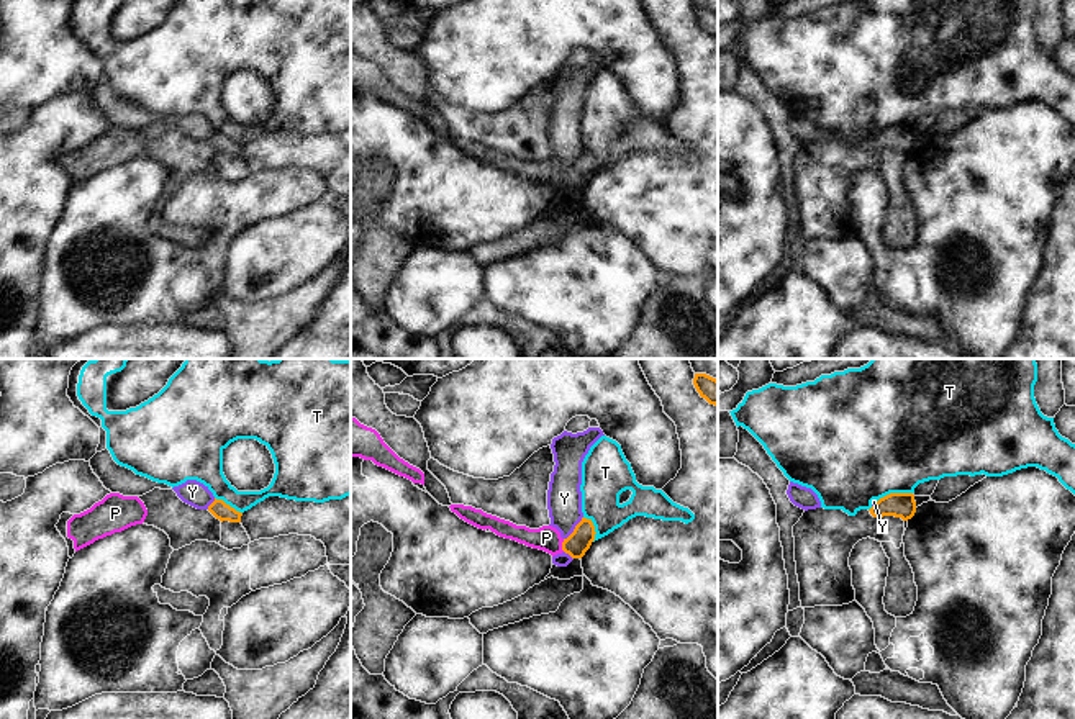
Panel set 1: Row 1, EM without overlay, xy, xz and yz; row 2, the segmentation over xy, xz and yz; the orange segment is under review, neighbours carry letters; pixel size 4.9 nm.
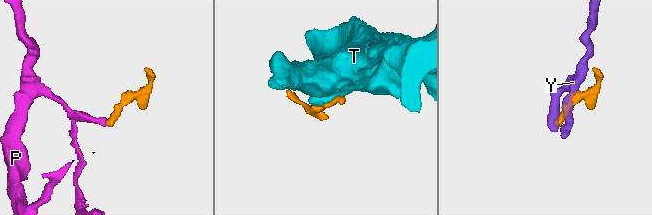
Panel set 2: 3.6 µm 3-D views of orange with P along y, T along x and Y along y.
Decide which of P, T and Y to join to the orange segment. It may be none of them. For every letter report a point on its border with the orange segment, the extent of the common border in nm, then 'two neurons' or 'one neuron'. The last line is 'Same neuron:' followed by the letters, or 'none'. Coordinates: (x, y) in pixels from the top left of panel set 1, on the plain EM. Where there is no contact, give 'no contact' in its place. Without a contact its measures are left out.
P: xz (562, 179) | 60 nm | one neuron
T: yz (893, 126) | 180 nm | two neurons
Y: xz (576, 161) | 150 nm | two neurons
Same neuron: P

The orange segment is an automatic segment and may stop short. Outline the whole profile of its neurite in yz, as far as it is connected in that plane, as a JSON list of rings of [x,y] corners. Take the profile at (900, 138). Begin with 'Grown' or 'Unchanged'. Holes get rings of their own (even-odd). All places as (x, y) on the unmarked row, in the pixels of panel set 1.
Unchanged. [[[890,126],[880,131],[870,142],[873,151],[895,149],[908,154],[916,146],[913,126]]]

